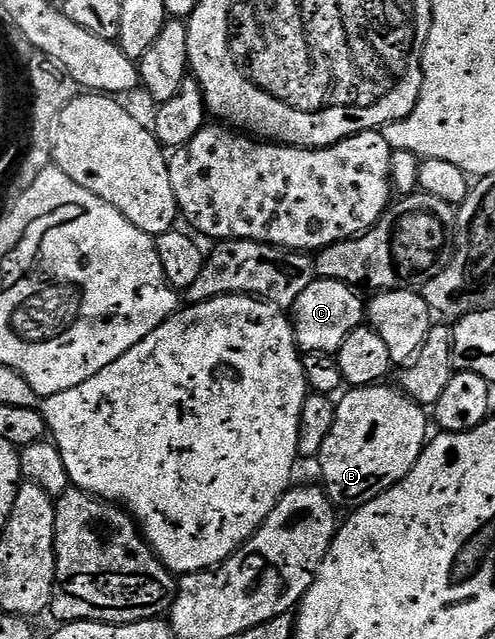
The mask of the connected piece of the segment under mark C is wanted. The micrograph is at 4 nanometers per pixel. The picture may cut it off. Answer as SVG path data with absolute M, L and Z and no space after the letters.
M314 279L311 287L307 287L307 291L303 291L303 295L299 295L299 299L293 304L291 310L293 334L297 340L297 348L301 350L302 354L332 353L336 355L339 347L343 347L343 339L347 339L347 335L351 335L351 331L360 327L366 320L367 305L363 297L361 301L360 295L362 296L354 286L344 285L342 281Z

